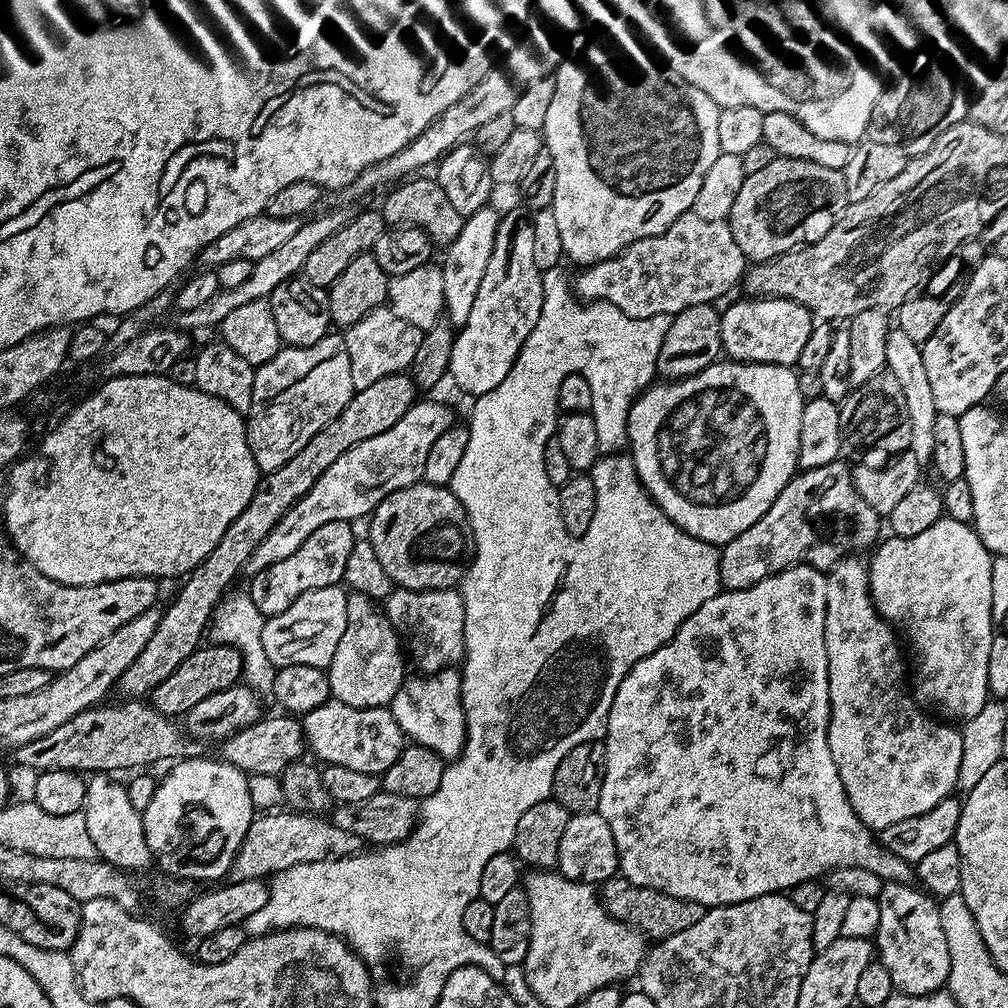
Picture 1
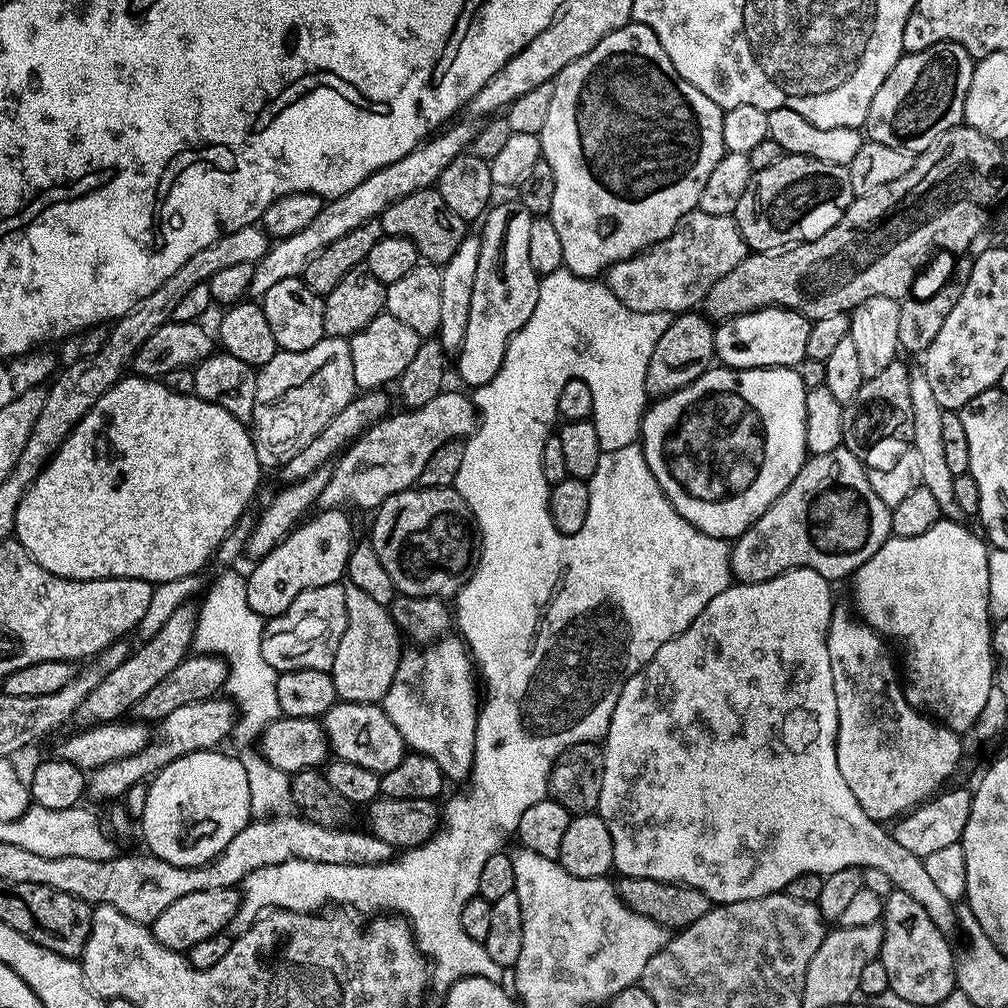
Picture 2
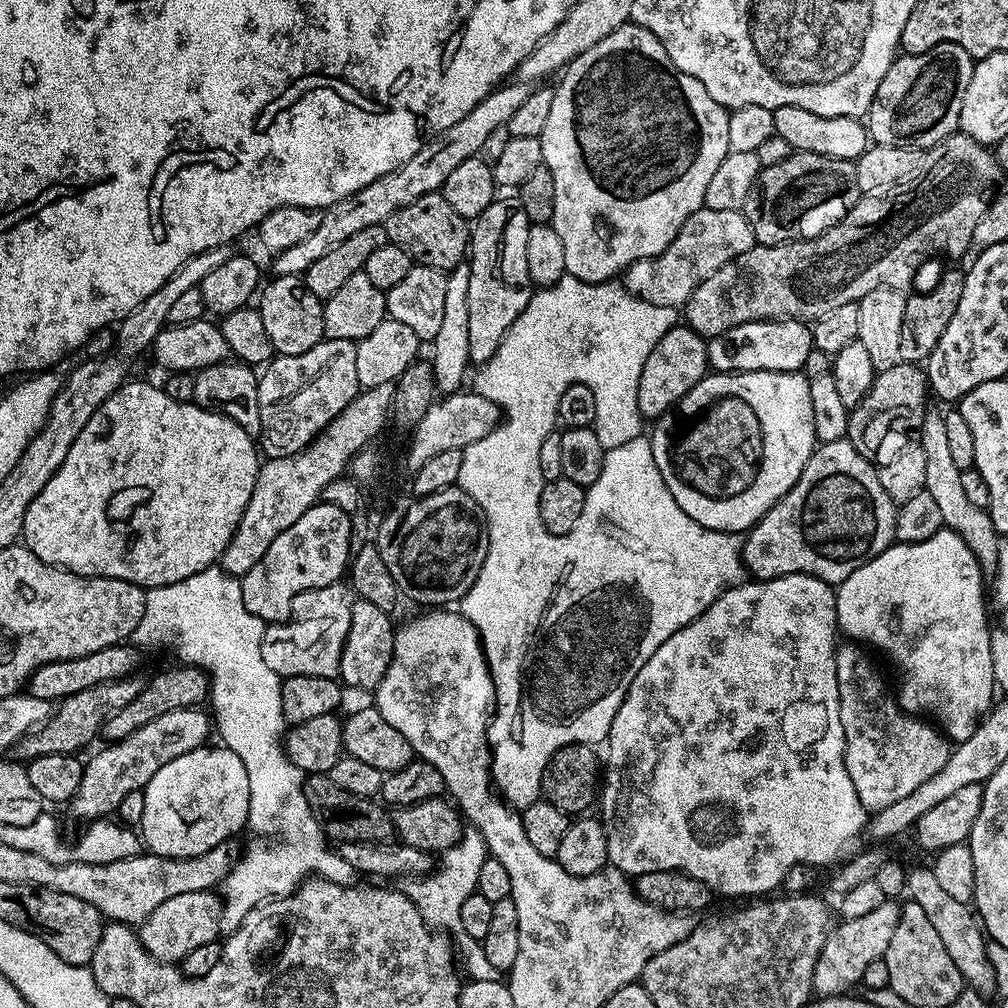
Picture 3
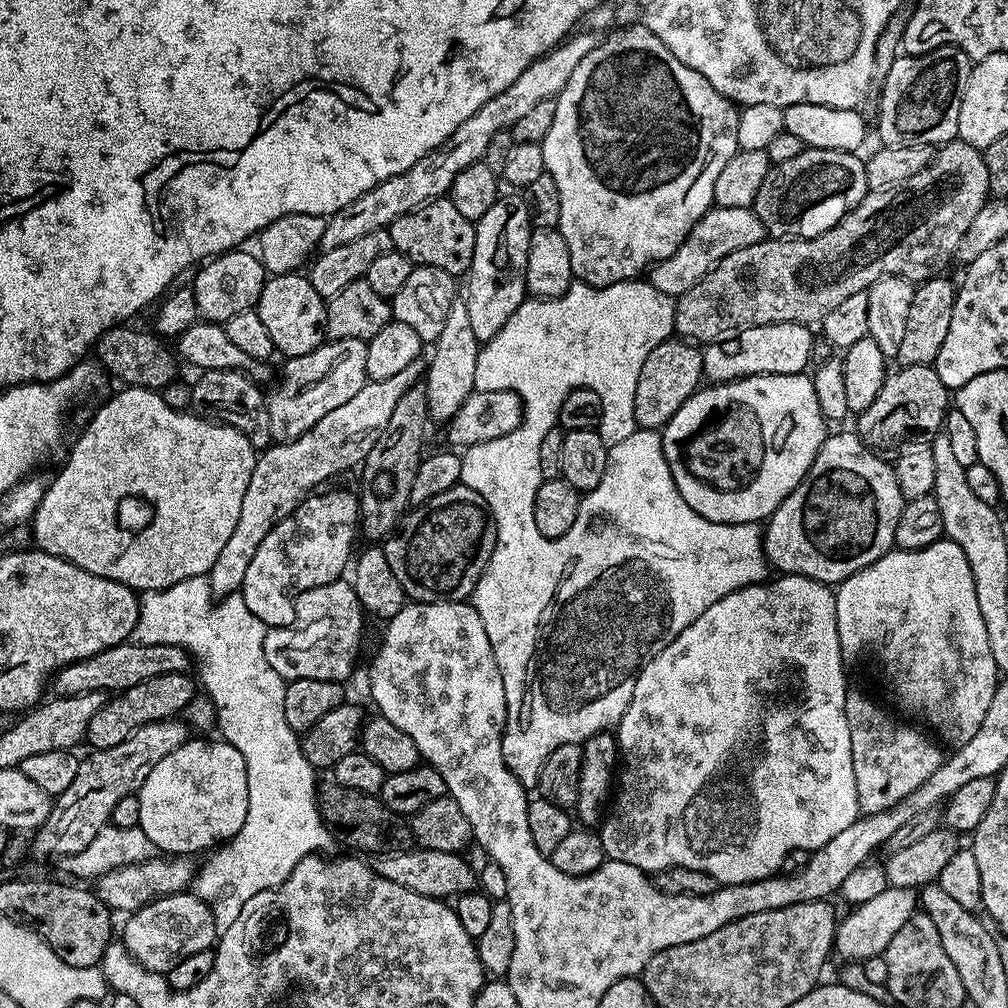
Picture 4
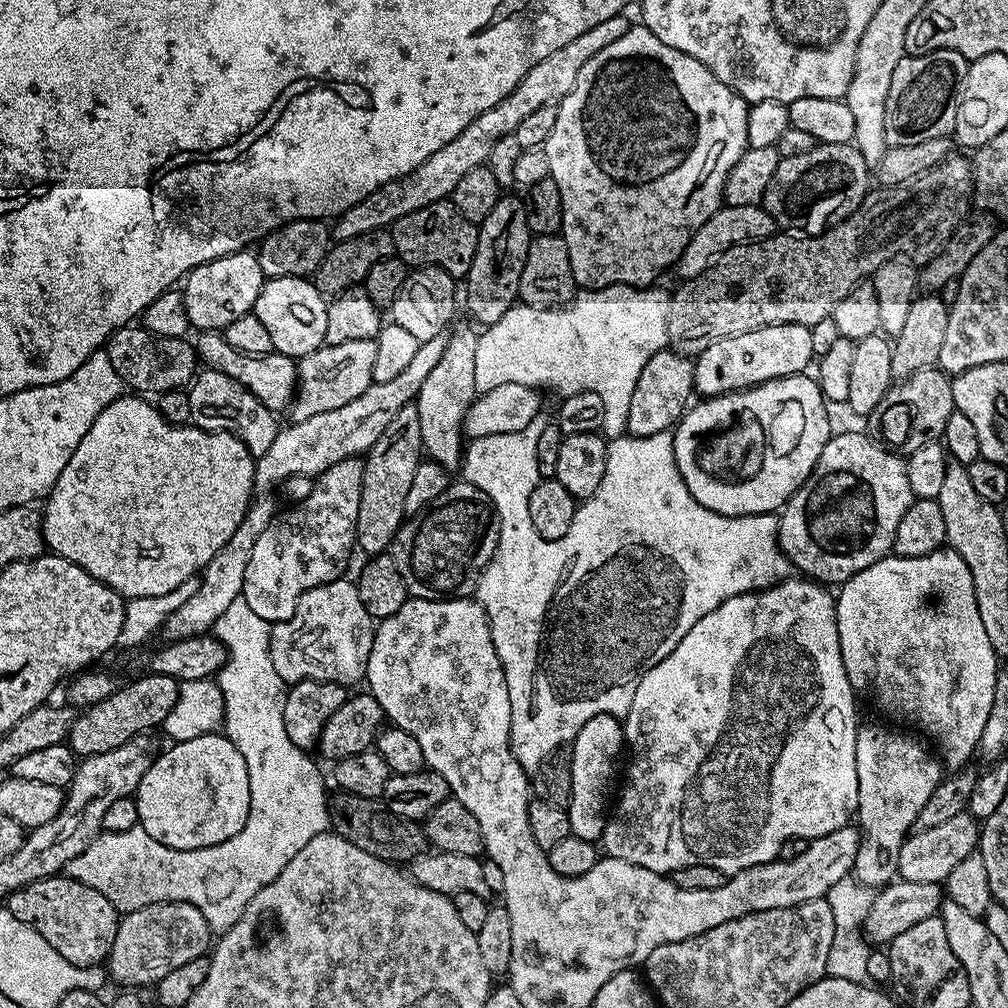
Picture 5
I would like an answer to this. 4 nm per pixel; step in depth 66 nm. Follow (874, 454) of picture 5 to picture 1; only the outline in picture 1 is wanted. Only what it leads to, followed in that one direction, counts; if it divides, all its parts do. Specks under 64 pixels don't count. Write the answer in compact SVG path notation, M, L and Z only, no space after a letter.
M837 458L826 466L797 471L782 494L774 498L770 510L766 510L766 514L762 514L762 518L758 518L758 522L754 522L750 530L742 530L738 538L719 549L721 589L733 592L749 588L796 564L808 564L812 568L827 570L837 560L859 553L859 548L871 549L877 543L876 535L880 532L880 524L882 528L881 513L875 512L858 494L853 469L848 469L842 461L843 459Z

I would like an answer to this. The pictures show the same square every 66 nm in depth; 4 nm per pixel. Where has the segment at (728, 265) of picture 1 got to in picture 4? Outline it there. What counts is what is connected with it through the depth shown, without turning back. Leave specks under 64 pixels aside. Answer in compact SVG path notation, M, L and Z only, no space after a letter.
M713 206L693 226L690 234L686 234L682 246L678 246L678 250L674 250L674 254L670 254L670 258L652 265L646 279L649 284L662 290L662 294L679 298L682 294L686 294L686 290L690 290L690 286L694 286L702 278L706 278L708 271L718 262L722 262L722 258L726 258L726 254L734 254L734 250L754 246L764 239L766 239L766 233L762 222L758 218L758 214L751 208Z

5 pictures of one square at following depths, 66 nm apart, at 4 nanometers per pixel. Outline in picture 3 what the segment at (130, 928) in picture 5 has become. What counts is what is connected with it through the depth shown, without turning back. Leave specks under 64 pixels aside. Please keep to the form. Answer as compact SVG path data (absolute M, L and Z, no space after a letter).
M215 891L178 894L177 897L162 902L150 917L139 925L137 936L151 956L161 960L163 964L179 965L180 961L186 958L186 954L190 954L190 950L219 939L221 910L221 895Z

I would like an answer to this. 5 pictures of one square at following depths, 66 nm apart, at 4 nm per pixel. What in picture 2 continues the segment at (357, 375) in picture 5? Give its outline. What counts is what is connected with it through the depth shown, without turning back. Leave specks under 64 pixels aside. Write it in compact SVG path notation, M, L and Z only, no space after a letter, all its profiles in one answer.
M330 336L310 350L277 351L259 368L254 390L254 414L250 421L252 445L261 469L279 470L306 442L318 434L358 395L354 382L354 362L350 362L348 340Z

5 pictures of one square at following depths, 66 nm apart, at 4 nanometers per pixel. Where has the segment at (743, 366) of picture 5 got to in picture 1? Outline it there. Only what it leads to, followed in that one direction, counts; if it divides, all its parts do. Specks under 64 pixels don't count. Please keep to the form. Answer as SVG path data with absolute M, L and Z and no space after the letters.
M766 296L736 300L720 313L720 347L723 355L732 362L745 364L783 364L792 366L810 338L814 323L812 313L793 300Z

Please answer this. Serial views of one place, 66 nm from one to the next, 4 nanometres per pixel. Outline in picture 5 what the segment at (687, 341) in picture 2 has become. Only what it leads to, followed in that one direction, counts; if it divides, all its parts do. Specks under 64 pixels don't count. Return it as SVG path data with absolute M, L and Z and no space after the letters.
M665 350L654 354L654 358L650 358L646 366L642 366L642 374L638 377L638 384L630 401L627 435L653 436L659 432L675 429L693 399L691 396L694 396L696 386L695 369L695 363L689 357L677 352Z

